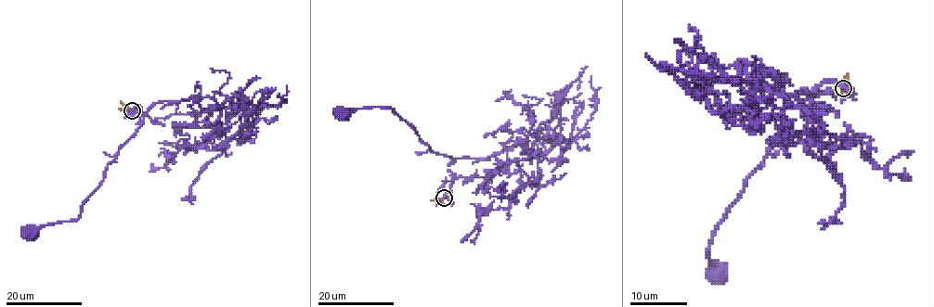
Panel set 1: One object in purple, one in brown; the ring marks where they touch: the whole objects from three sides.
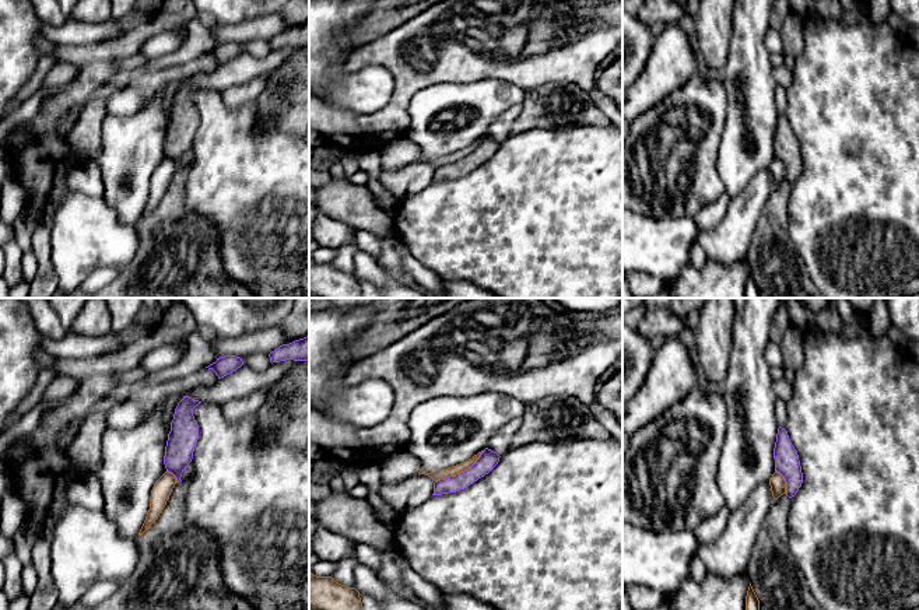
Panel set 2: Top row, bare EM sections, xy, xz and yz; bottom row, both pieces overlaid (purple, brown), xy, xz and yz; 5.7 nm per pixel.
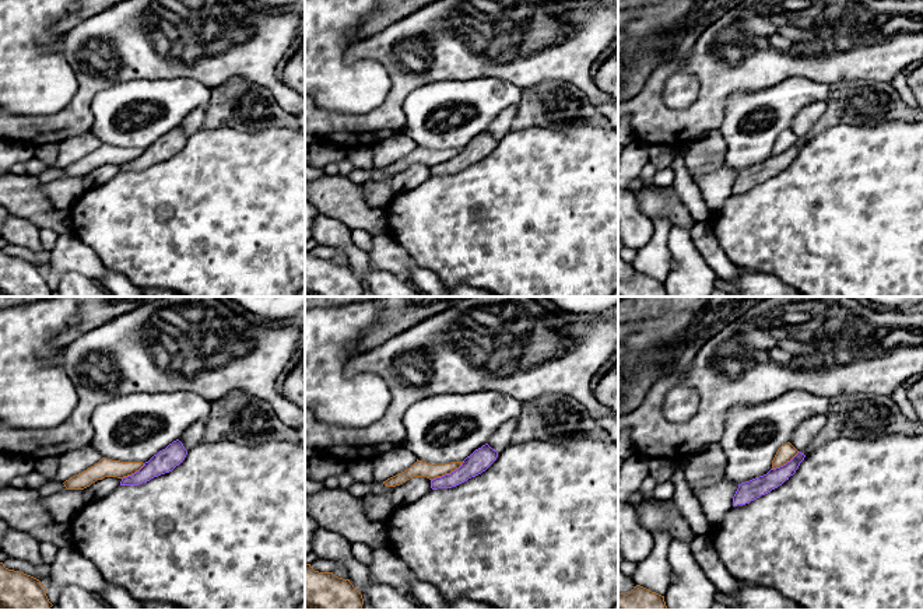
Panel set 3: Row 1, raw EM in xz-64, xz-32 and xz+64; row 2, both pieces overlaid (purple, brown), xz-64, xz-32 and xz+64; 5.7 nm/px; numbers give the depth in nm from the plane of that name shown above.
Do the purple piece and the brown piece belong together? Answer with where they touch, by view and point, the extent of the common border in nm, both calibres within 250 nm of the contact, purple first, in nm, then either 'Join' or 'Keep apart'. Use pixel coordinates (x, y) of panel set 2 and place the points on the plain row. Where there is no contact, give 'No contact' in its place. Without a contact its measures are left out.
Touches purple at xz (462, 158). Shared border 340 nm. Thickness 110 nm (purple) against 60 nm. Keep apart

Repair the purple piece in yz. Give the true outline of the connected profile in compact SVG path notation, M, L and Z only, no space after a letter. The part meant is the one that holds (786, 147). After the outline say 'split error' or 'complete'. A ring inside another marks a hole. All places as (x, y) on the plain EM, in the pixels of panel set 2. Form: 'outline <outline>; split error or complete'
outline M778 115L774 134L775 158L781 159L786 168L786 182L795 183L803 169L803 159L797 137L792 132L788 118Z; complete

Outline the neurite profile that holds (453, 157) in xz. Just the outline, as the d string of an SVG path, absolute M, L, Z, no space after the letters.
M484 137L478 139L471 146L469 146L469 147L460 150L460 151L448 154L448 155L442 155L442 157L435 157L435 158L427 159L421 154L418 161L425 161L425 162L431 164L434 168L438 168L441 165L446 165L446 164L450 164L450 162L456 162L457 159L462 159L462 158L467 157L469 154L471 154L483 139Z

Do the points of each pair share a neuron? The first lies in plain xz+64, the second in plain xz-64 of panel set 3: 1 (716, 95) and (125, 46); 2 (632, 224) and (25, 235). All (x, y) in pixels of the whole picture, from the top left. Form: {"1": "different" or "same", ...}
{"1": "same", "2": "same"}

